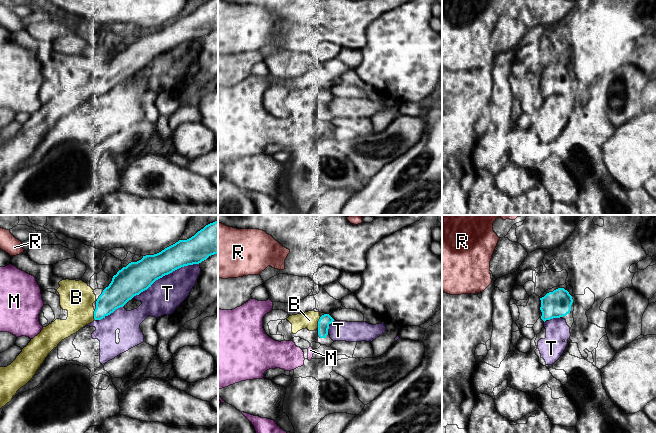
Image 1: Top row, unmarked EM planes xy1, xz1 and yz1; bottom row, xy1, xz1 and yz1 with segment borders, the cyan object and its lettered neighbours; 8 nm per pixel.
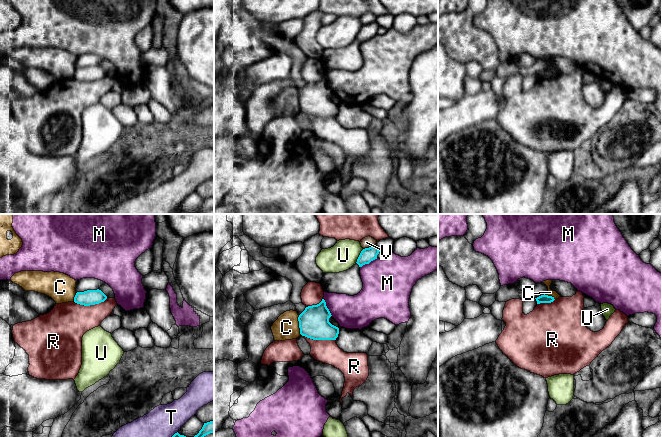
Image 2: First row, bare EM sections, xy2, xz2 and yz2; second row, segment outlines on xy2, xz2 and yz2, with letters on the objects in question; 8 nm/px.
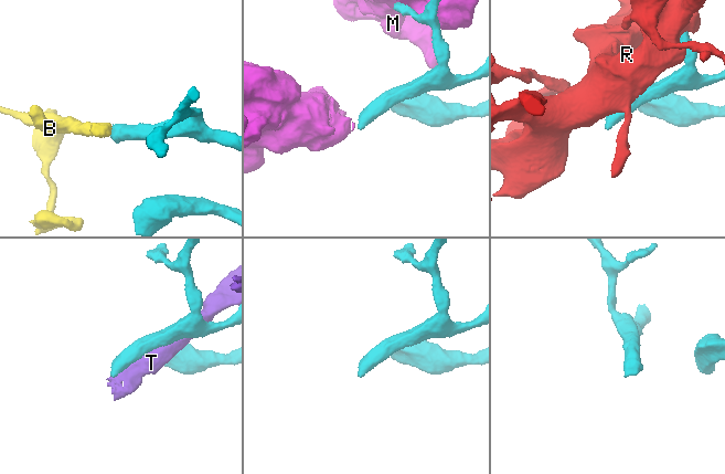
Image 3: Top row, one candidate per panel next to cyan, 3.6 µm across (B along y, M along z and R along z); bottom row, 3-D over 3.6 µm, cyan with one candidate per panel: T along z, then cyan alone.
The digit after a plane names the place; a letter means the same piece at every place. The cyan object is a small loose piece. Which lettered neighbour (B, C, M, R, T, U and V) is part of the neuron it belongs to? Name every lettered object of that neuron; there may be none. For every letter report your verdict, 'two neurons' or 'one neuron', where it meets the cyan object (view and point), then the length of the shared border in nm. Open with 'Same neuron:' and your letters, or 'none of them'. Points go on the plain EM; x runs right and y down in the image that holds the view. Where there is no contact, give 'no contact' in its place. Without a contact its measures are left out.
Same neuron: B
B: one neuron | xz1 (318, 98) | 110 nm
C: two neurons | xz2 (299, 101) | 160 nm
M: two neurons | xz2 (368, 39) | 160 nm
R: two neurons | xy2 (90, 80) | 280 nm
T: two neurons | xy1 (164, 51) | 600 nm
U: two neurons | xz2 (359, 32) | 130 nm
V: two neurons | xz2 (369, 23) | 110 nm

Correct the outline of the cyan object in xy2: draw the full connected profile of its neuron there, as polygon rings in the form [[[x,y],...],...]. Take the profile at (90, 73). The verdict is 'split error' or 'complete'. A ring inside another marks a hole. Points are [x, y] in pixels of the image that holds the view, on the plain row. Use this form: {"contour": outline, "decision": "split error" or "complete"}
{"contour": [[[99,65],[77,68],[74,73],[74,78],[84,82],[90,82],[104,78],[107,72]]], "decision": "complete"}

